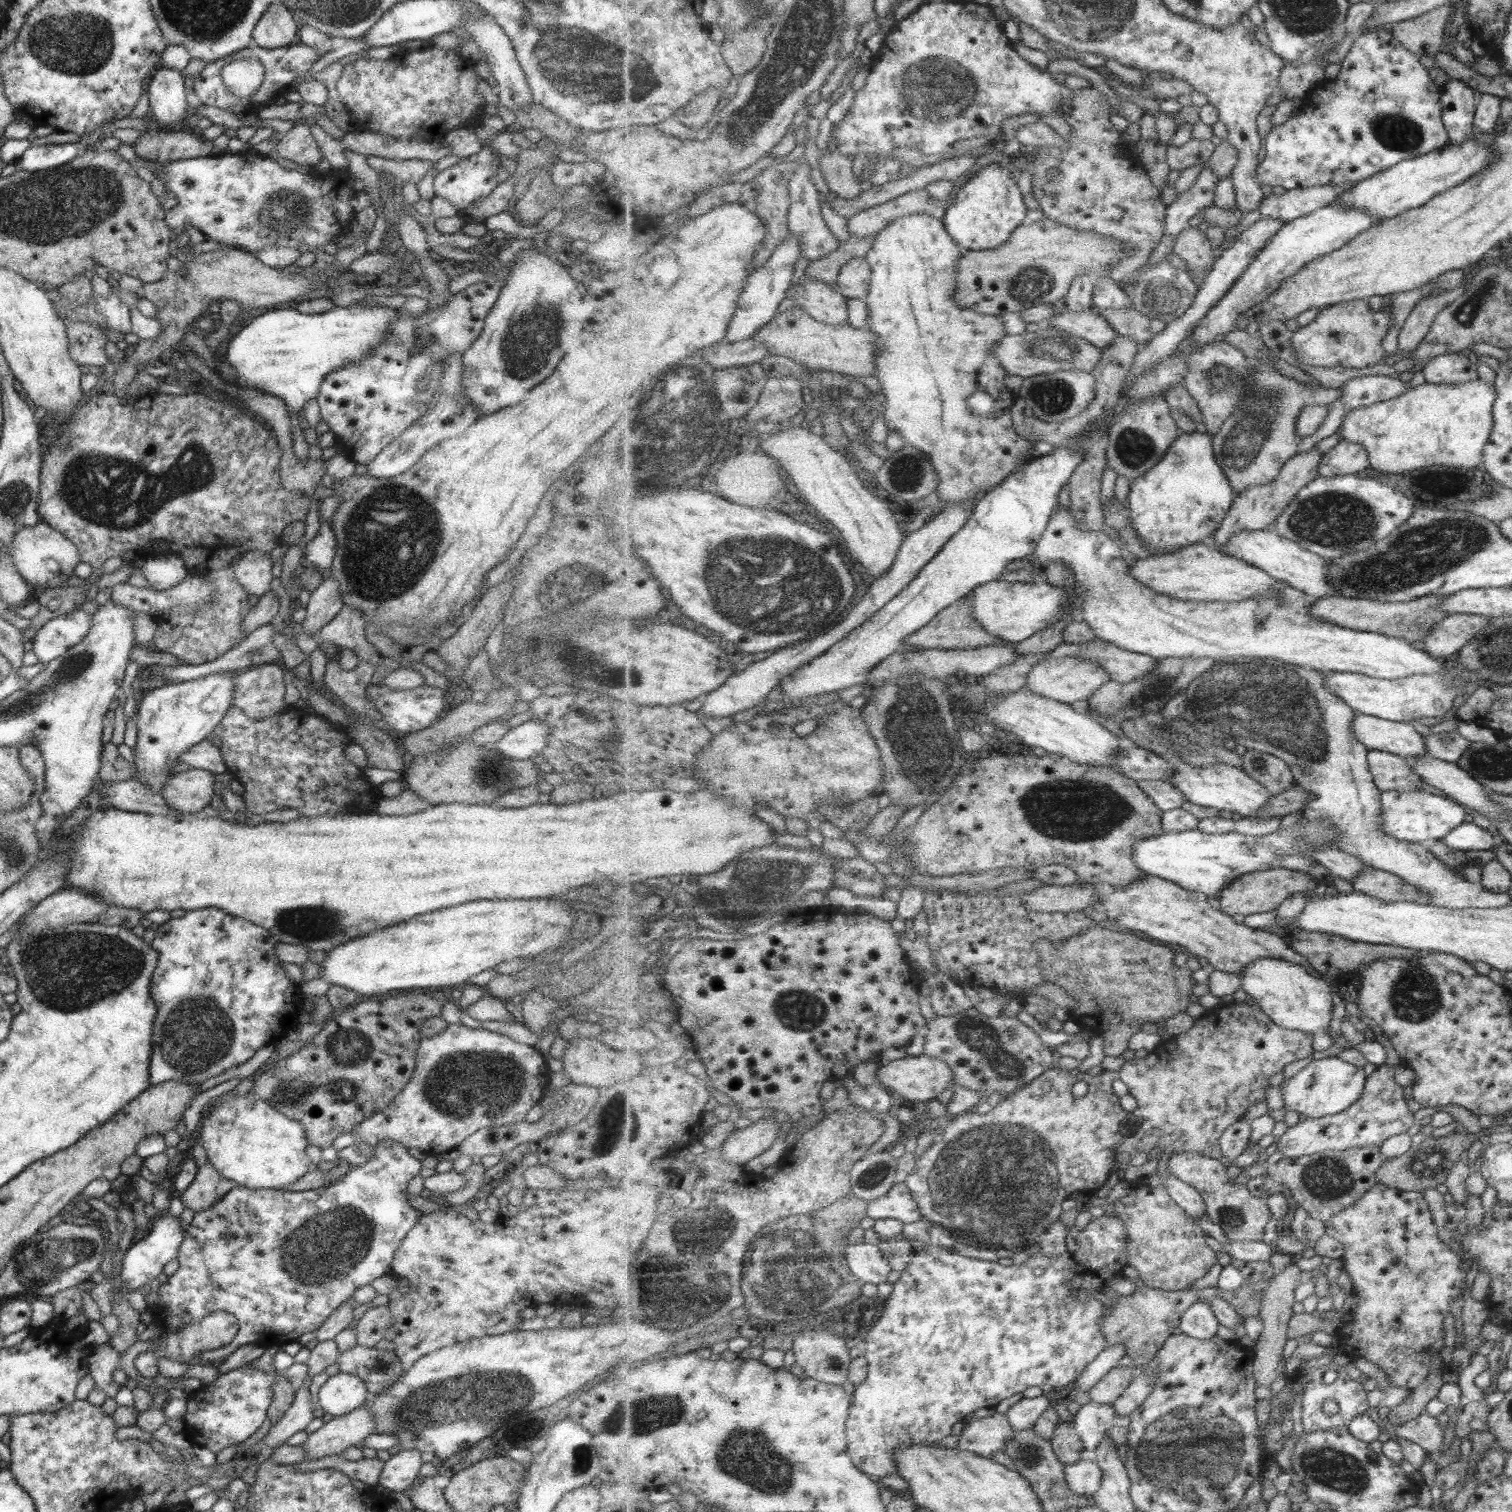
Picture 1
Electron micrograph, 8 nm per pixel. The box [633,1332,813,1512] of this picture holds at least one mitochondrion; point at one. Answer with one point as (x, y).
(746, 1453)

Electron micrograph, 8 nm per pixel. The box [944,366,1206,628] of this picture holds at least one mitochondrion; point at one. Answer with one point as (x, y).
(1051, 397)

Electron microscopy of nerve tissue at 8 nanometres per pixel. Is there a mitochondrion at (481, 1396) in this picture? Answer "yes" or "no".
yes

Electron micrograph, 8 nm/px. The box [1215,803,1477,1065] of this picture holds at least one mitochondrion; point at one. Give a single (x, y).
(1415, 996)

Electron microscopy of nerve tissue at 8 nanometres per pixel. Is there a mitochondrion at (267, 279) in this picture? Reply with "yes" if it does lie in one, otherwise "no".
no

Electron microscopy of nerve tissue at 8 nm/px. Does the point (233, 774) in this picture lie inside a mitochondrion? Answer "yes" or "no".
no

